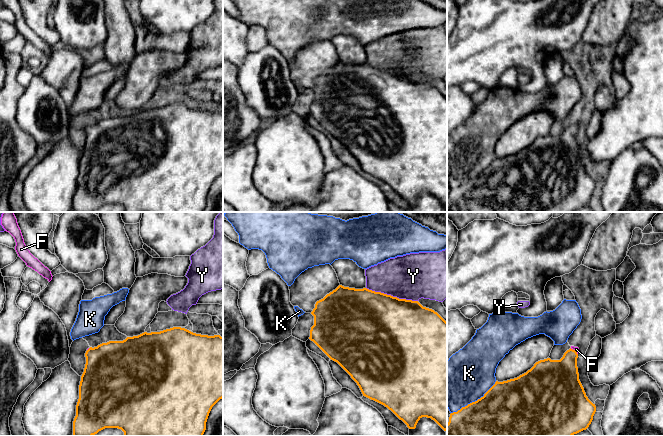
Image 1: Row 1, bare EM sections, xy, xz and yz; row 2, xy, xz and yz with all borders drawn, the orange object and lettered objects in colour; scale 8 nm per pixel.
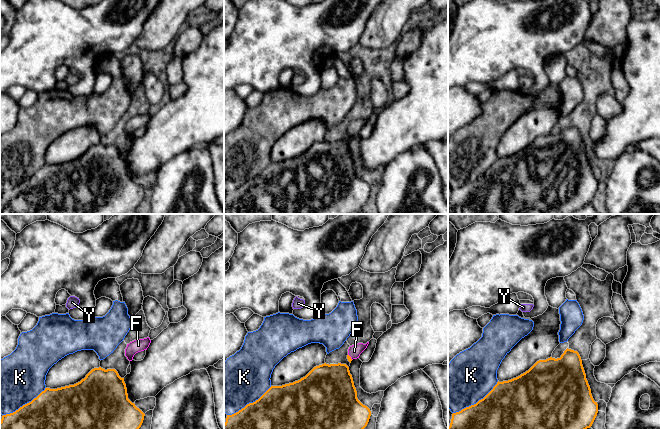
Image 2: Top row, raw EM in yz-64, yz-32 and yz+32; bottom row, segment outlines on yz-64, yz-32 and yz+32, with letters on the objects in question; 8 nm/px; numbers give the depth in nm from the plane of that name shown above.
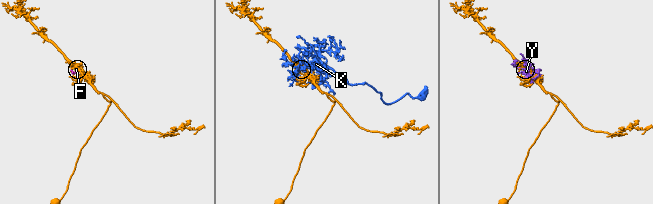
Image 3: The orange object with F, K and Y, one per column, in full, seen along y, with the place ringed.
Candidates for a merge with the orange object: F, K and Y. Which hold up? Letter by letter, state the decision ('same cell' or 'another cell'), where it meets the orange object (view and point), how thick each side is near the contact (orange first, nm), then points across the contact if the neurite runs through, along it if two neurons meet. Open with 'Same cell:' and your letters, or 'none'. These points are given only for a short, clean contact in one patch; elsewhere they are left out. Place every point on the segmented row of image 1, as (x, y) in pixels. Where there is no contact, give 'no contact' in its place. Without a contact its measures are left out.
Same cell: F
F: same cell; contact yz (574, 350); calibres 280 and 40 nm; way yz (560, 377), (565, 371), (574, 350), (576, 349)
K: another cell; contact yz (475, 401); calibres 500 and 400 nm
Y: another cell; contact xz (392, 296); calibres 500 and 380 nm

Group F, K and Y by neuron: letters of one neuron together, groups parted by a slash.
F / K / Y

